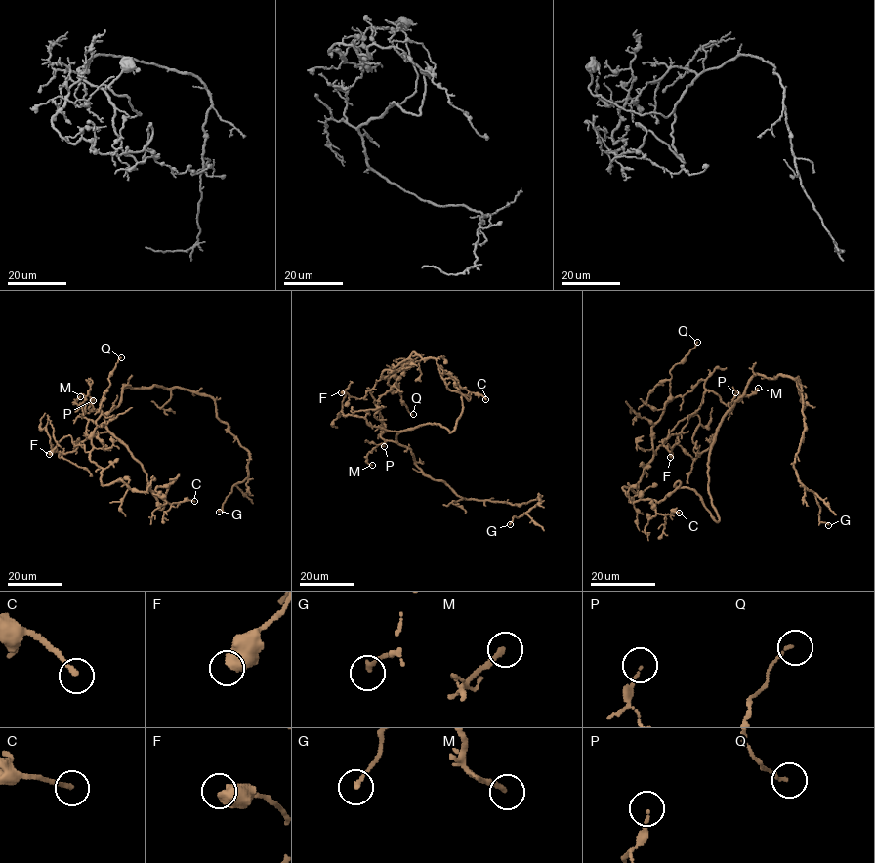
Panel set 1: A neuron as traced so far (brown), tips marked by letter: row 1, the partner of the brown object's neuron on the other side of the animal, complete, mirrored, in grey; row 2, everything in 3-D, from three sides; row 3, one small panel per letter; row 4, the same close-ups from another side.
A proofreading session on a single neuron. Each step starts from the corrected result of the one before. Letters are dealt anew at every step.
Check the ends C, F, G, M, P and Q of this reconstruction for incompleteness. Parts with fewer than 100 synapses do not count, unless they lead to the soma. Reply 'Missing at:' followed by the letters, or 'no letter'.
Missing at: no letter

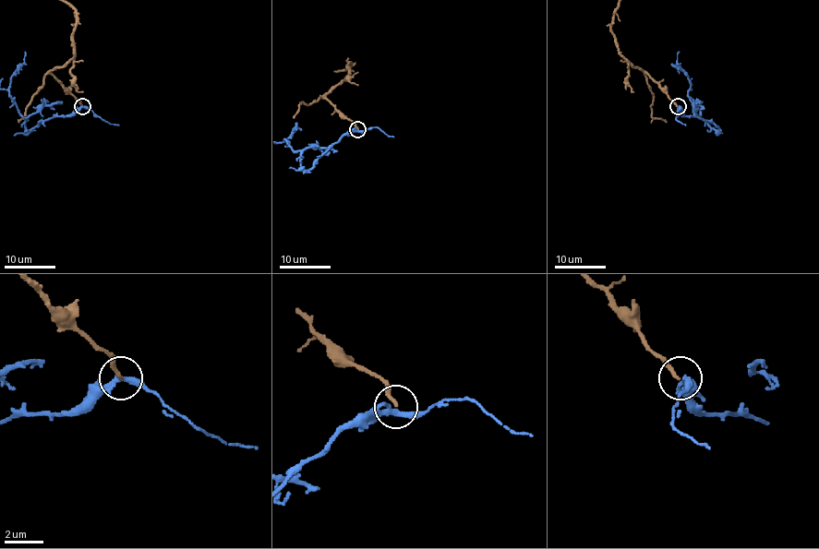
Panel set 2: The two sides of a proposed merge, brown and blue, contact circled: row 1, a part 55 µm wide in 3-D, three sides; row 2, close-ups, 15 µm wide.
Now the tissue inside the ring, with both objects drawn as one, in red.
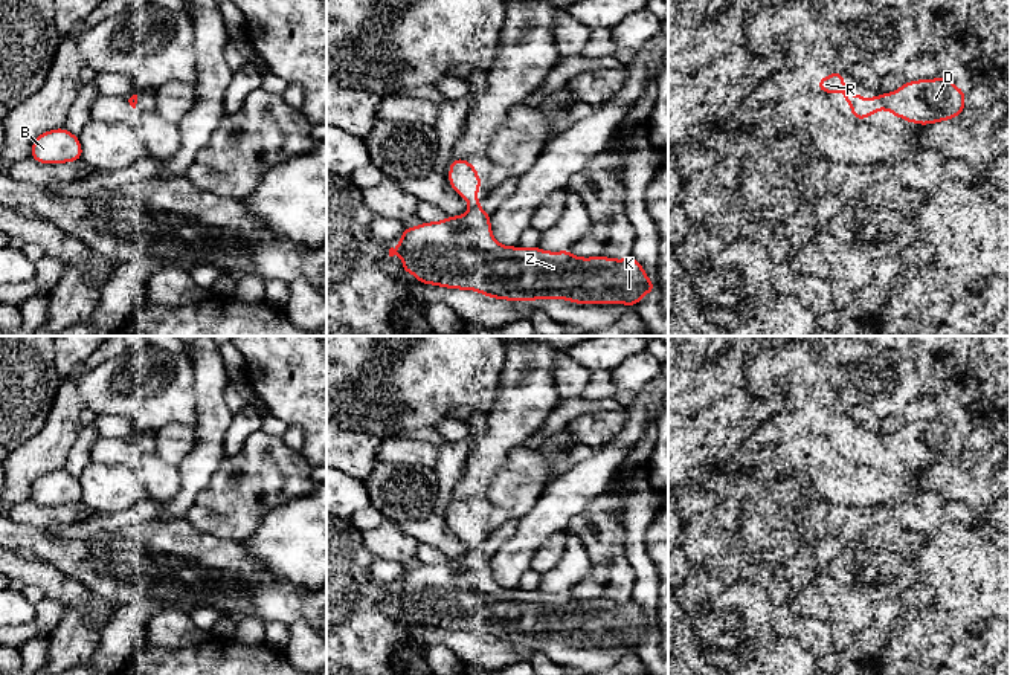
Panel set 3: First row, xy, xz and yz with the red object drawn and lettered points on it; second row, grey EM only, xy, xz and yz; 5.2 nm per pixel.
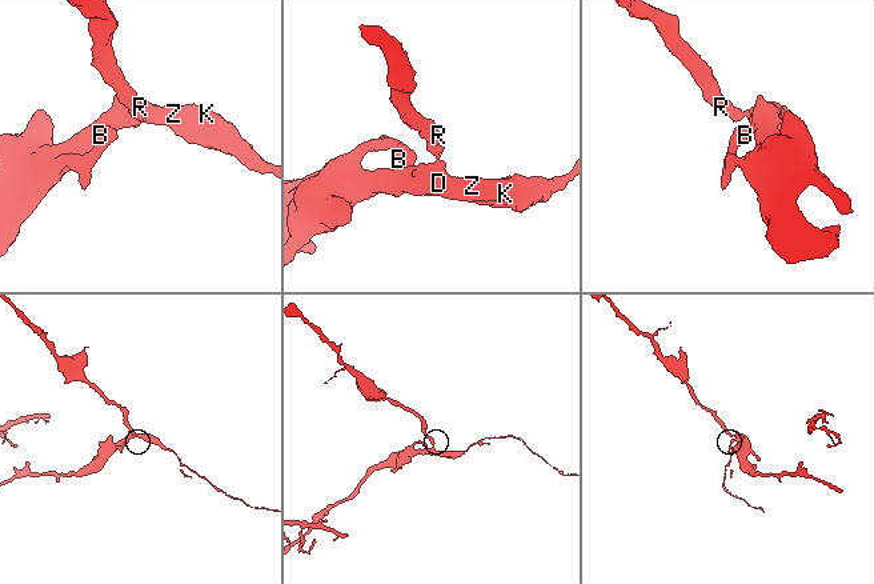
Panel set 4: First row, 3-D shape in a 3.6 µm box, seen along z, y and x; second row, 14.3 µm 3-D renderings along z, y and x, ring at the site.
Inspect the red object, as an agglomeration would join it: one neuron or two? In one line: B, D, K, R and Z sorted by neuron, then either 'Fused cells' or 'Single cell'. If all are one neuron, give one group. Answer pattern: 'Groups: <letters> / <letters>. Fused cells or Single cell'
Groups: B D K Z / R. Fused cells

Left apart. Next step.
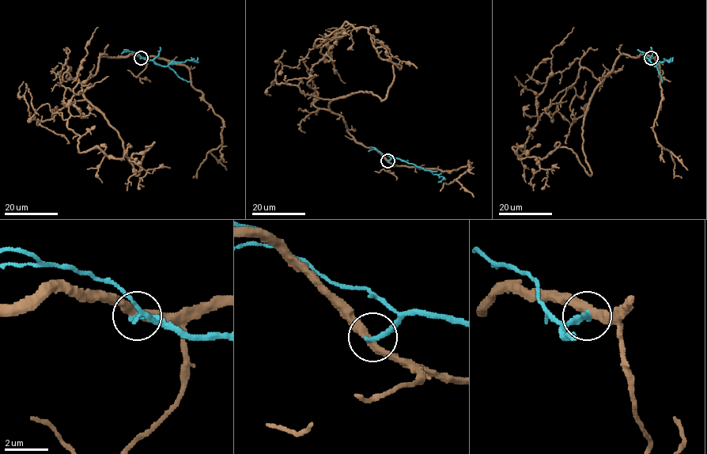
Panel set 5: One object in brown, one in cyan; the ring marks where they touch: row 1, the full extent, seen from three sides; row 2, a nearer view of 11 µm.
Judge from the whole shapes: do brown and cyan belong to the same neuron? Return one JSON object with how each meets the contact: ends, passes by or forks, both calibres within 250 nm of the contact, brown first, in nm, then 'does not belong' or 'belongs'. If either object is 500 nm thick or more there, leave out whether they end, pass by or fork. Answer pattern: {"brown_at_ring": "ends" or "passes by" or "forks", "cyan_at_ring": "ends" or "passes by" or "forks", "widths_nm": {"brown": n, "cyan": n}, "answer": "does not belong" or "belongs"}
{"brown_at_ring": "passes by", "cyan_at_ring": "ends", "widths_nm": {"brown": 400, "cyan": 300}, "answer": "does not belong"}

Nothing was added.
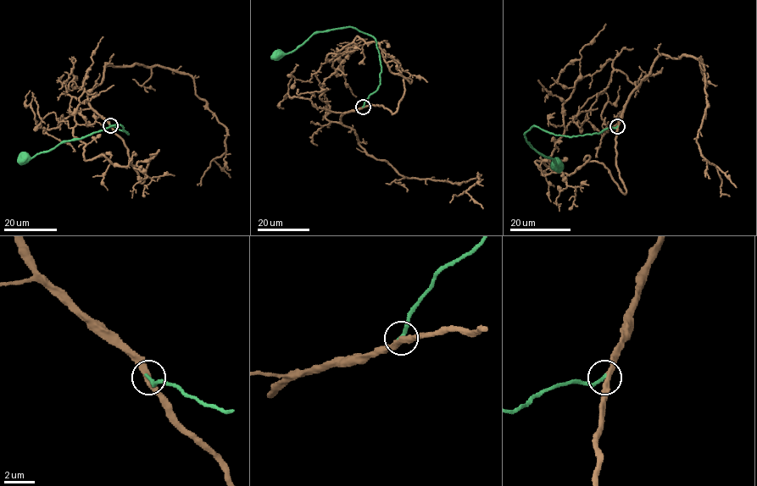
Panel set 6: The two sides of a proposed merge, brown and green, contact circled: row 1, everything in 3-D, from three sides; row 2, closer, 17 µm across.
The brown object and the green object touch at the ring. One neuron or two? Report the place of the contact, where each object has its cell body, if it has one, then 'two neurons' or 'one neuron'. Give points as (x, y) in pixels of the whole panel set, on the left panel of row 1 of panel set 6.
at (110, 125); no cell body on brown; cell body of green at (23, 158); one neuron

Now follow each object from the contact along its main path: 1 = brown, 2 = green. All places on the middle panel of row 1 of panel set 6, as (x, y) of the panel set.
1: (363, 106), (392, 114), (403, 80), (411, 80), (393, 74), (380, 44), (357, 36), (326, 57), (356, 96)
2: (363, 106), (380, 84), (379, 54), (376, 40), (372, 36), (352, 27), (316, 31), (293, 51), (276, 54)

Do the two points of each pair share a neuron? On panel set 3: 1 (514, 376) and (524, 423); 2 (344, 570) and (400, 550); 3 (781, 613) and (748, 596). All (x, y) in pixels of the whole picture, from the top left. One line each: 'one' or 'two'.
1: one
2: two
3: two

